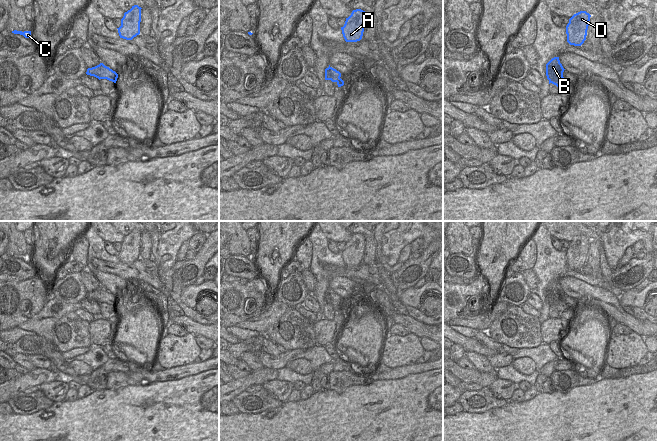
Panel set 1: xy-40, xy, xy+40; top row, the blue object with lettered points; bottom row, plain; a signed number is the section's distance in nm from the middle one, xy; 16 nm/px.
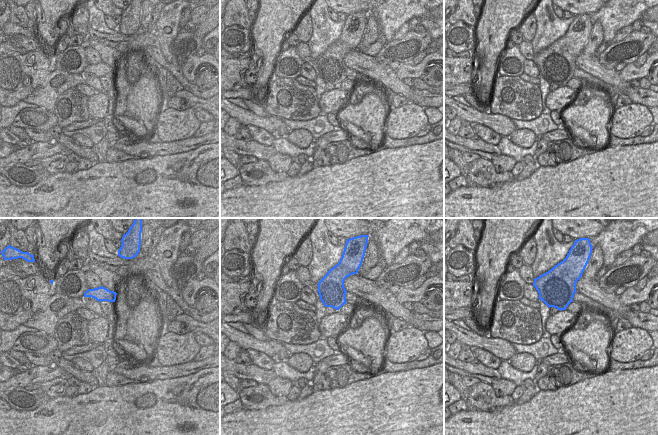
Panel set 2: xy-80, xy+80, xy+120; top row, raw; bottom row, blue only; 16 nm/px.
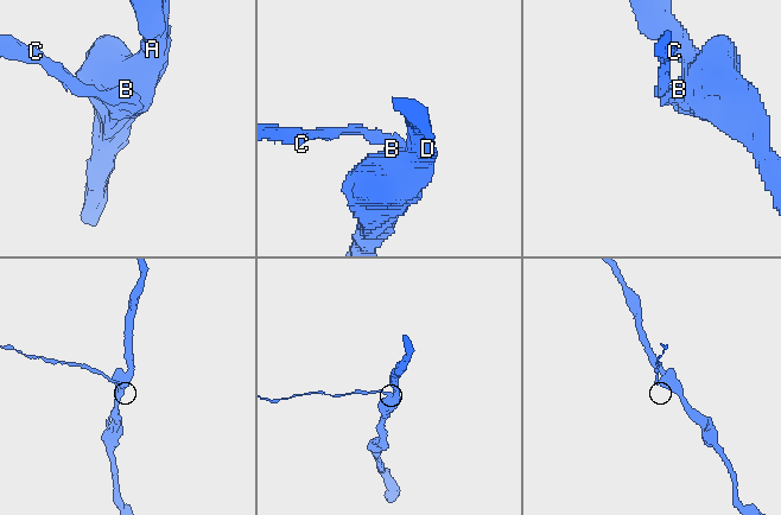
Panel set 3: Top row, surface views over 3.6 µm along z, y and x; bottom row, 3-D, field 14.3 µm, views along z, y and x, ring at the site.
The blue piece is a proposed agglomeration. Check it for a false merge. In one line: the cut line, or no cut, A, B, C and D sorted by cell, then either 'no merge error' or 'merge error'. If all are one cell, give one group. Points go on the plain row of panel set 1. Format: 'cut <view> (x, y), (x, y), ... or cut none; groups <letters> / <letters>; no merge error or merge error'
cut xy (340, 302), (337, 306); groups A B D / C; merge error

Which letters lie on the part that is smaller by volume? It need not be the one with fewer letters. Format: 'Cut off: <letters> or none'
Cut off: C

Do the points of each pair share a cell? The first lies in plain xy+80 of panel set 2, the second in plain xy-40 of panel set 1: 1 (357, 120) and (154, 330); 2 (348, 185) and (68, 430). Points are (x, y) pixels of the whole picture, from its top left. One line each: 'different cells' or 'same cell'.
1: same cell
2: same cell

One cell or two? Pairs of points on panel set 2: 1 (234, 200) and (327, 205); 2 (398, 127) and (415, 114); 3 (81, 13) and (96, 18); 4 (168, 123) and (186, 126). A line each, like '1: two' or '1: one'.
1: one
2: one
3: two
4: one

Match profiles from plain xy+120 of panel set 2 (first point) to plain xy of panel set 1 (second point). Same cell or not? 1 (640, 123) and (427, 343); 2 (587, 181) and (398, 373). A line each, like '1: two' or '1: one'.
1: two
2: two

